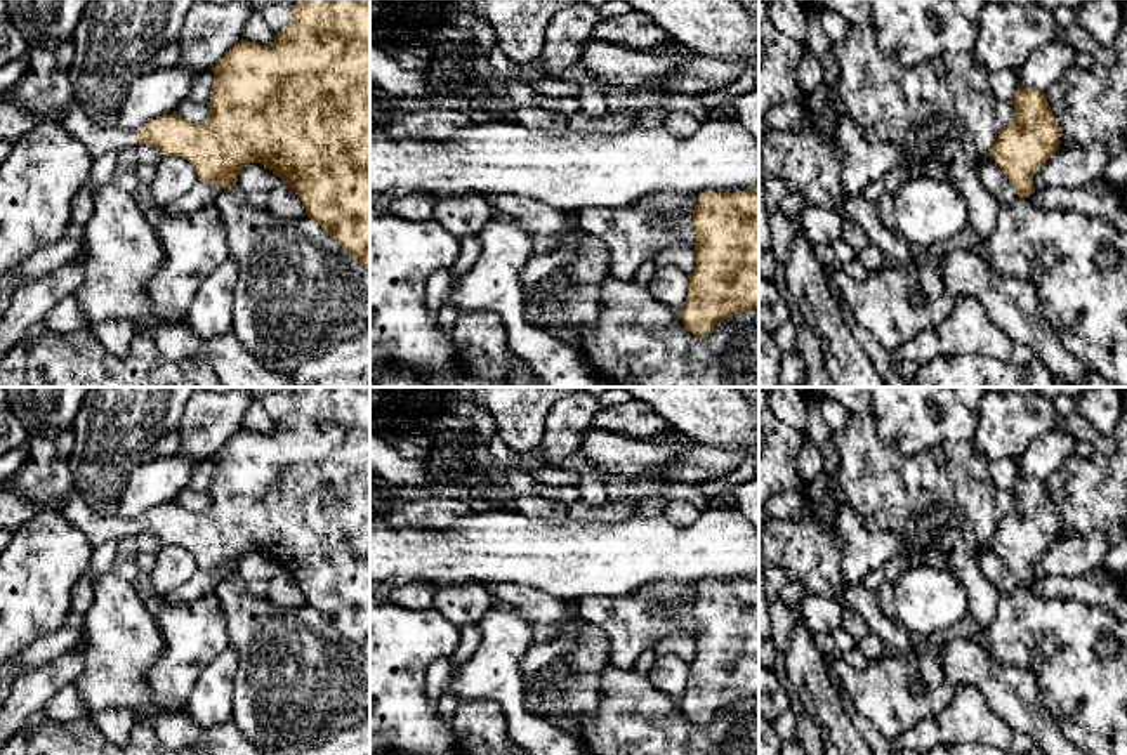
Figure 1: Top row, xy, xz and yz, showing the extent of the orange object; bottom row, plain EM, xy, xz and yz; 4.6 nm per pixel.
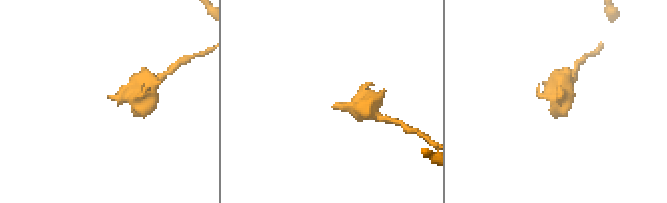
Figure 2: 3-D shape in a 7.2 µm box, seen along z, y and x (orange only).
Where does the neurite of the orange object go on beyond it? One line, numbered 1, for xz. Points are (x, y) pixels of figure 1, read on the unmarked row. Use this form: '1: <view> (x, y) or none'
1: none

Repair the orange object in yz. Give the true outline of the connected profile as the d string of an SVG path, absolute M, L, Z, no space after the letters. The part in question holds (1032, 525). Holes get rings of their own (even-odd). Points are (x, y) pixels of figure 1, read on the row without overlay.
M1018 474L1014 505L1000 519L992 547L1016 576L1019 587L1035 581L1033 564L1059 538L1059 512L1045 483Z

